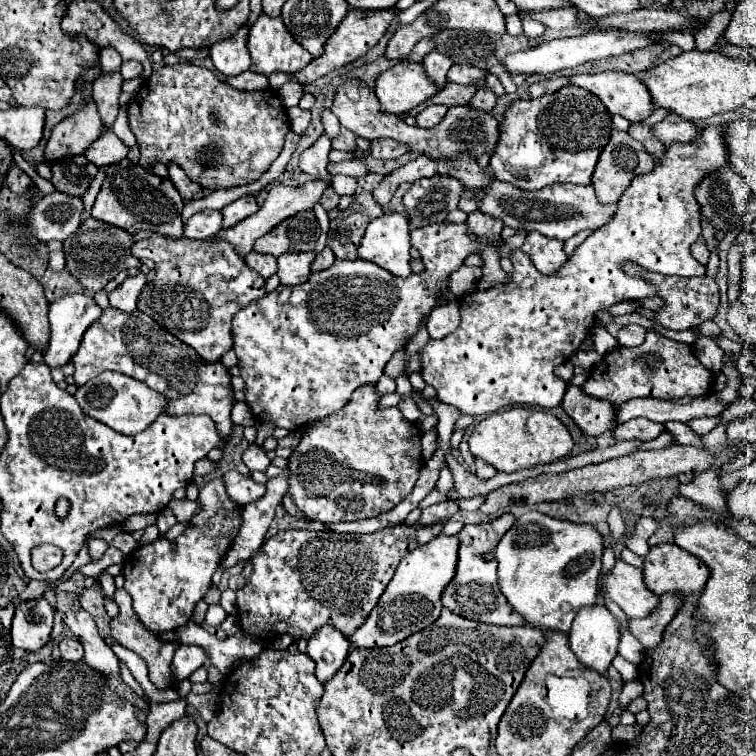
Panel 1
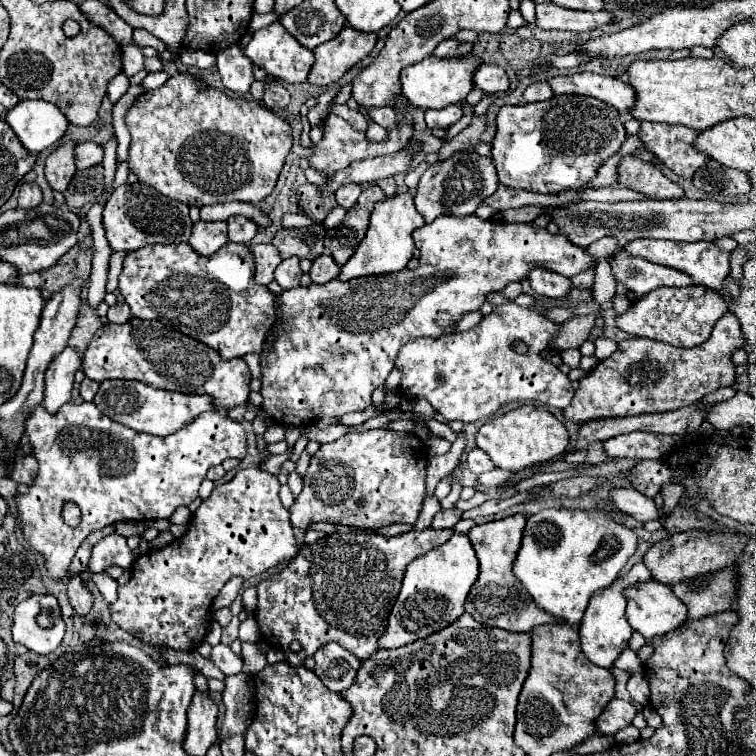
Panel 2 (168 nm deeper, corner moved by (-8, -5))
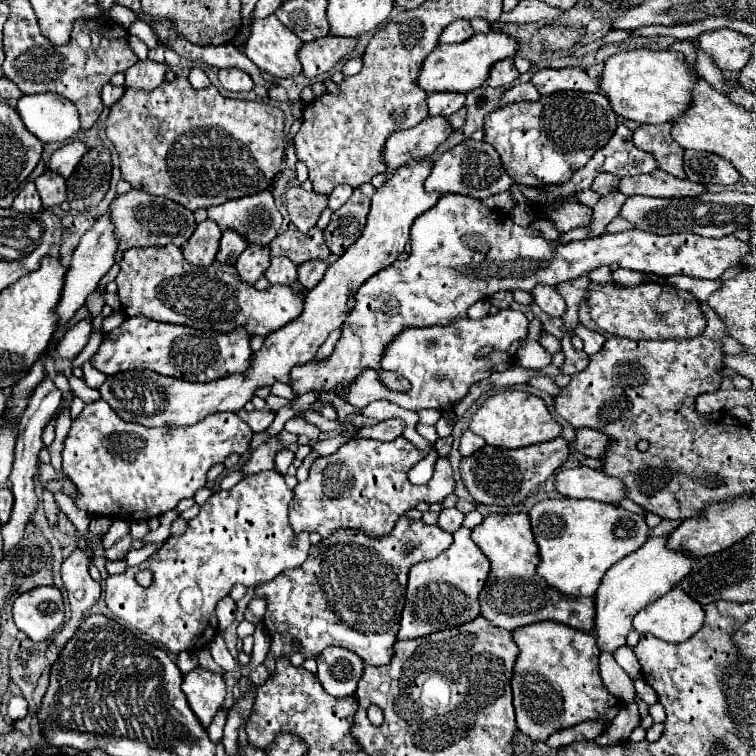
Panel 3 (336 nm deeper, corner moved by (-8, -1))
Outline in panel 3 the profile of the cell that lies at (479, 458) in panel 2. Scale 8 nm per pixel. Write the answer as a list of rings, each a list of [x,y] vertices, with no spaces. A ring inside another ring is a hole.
[[[465,429],[463,433],[461,433],[461,445],[459,445],[459,451],[461,451],[461,455],[473,455],[475,451],[479,451],[481,447],[485,445],[485,441],[479,437],[479,435],[475,435],[471,429]]]

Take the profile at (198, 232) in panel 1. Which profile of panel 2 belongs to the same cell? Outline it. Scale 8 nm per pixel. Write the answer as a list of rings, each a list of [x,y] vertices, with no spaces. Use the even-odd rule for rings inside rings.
[[[197,221],[193,223],[193,233],[189,239],[189,245],[201,253],[201,255],[213,255],[227,243],[227,223],[207,223],[207,221]]]

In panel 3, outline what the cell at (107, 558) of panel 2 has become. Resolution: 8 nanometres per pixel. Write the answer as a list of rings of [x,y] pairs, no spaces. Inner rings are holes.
[[[115,519],[113,525],[109,527],[109,531],[105,533],[105,539],[103,539],[103,547],[109,549],[117,539],[121,539],[125,533],[129,533],[129,523],[125,519]]]

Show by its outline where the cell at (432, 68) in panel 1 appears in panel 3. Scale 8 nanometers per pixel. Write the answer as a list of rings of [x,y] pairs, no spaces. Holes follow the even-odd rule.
[[[467,19],[453,21],[439,37],[439,43],[463,43],[473,35],[473,29]]]

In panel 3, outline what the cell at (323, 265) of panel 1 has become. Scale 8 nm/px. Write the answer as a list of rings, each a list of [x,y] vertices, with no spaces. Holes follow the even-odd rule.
[[[315,259],[315,261],[307,261],[307,263],[299,265],[299,267],[297,267],[299,283],[301,283],[305,289],[315,287],[315,285],[321,281],[321,277],[323,277],[325,269],[327,269],[327,263],[325,263],[325,261],[317,261],[317,259]]]

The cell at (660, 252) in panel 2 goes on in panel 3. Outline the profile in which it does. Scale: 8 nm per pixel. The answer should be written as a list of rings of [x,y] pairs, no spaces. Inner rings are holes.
[[[441,195],[439,203],[419,215],[410,230],[411,253],[405,261],[395,261],[391,267],[379,271],[369,281],[365,281],[355,299],[357,305],[351,315],[343,323],[341,339],[335,345],[335,351],[329,359],[319,363],[307,363],[293,367],[291,371],[291,387],[303,395],[307,391],[325,389],[333,391],[339,383],[351,383],[359,371],[367,367],[379,369],[379,359],[387,343],[393,341],[407,327],[427,327],[427,325],[447,325],[455,319],[467,317],[467,309],[479,299],[489,299],[497,291],[513,291],[521,289],[531,293],[535,285],[559,285],[561,281],[569,281],[581,275],[587,275],[591,269],[599,265],[619,263],[623,269],[635,269],[659,277],[671,275],[687,275],[695,279],[719,279],[727,269],[743,267],[743,257],[751,255],[751,243],[739,241],[735,235],[725,235],[723,239],[707,239],[691,233],[671,233],[671,235],[655,235],[639,229],[603,235],[597,239],[571,241],[569,245],[547,243],[539,231],[531,227],[519,227],[511,221],[511,217],[503,211],[491,211],[479,199],[471,199],[465,195]]]

